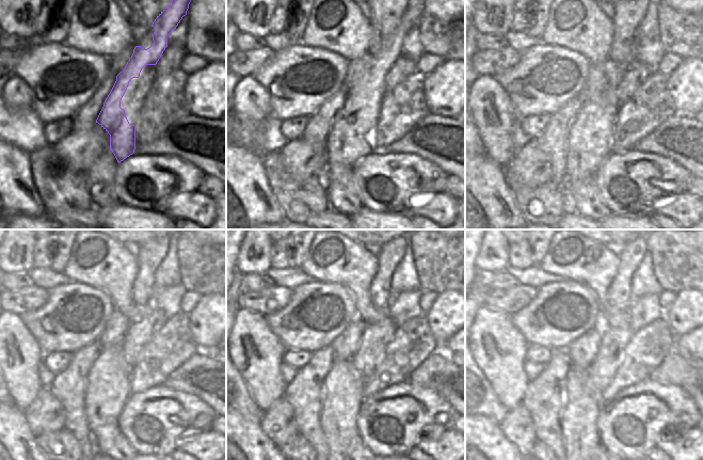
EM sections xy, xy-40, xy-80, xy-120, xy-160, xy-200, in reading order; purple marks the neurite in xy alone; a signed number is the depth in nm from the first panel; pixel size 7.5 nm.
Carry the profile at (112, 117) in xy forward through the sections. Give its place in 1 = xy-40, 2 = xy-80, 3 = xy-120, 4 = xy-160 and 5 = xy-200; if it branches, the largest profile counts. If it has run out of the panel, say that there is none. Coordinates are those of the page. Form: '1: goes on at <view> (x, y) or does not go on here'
1: goes on at xy-40 (350, 140)
2: goes on at xy-80 (589, 143)
3: goes on at xy-120 (109, 384)
4: goes on at xy-160 (345, 385)
5: goes on at xy-200 (581, 403)

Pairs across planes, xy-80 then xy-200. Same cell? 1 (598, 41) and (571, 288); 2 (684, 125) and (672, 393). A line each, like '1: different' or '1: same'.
1: different
2: different

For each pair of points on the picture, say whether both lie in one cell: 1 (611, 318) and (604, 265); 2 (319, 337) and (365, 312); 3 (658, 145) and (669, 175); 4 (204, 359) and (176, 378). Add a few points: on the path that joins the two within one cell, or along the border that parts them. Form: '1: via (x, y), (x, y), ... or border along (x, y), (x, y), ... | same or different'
1: via (604, 305), (602, 301), (602, 278) | same
2: border along (348, 292), (352, 297), (357, 316) | different
3: border along (638, 149), (644, 153), (667, 156), (685, 168) | different
4: via (197, 365), (182, 376) | same

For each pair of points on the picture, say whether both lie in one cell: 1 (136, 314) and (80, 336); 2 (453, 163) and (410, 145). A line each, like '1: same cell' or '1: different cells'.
1: different cells
2: same cell

